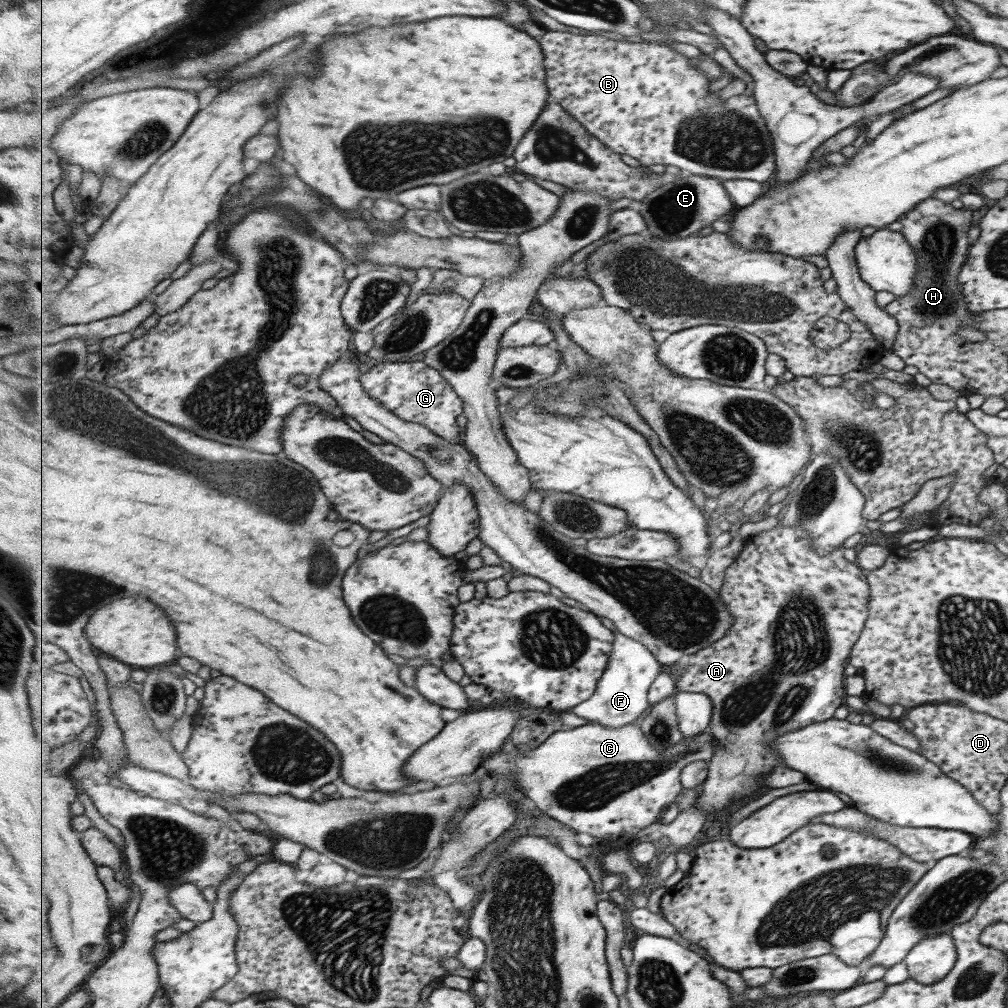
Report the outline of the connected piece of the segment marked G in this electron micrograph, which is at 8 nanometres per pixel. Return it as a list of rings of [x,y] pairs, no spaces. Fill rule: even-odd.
[[[424,361],[391,362],[373,367],[362,374],[361,381],[371,397],[387,406],[387,409],[397,416],[401,416],[403,420],[426,425],[439,436],[446,437],[449,441],[460,442],[461,426],[457,422],[457,416],[464,413],[464,402],[439,370]]]

